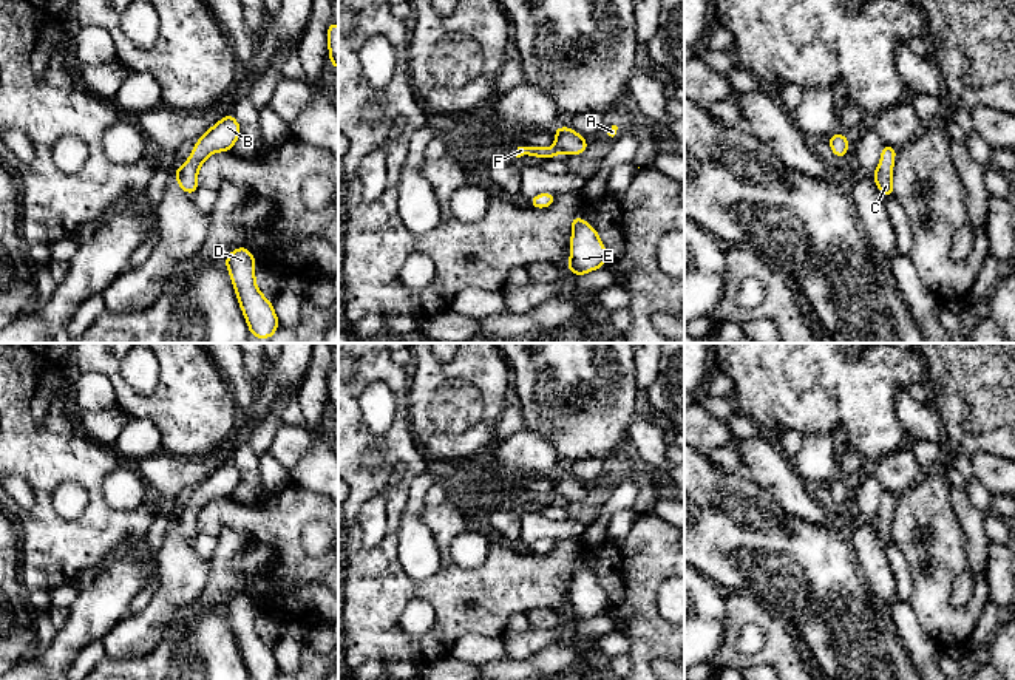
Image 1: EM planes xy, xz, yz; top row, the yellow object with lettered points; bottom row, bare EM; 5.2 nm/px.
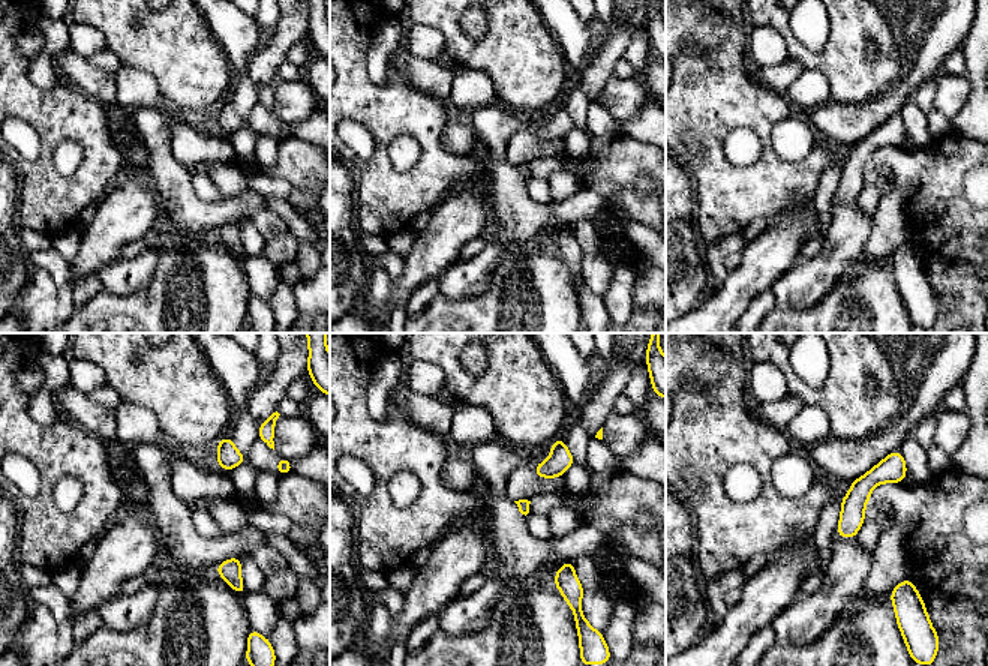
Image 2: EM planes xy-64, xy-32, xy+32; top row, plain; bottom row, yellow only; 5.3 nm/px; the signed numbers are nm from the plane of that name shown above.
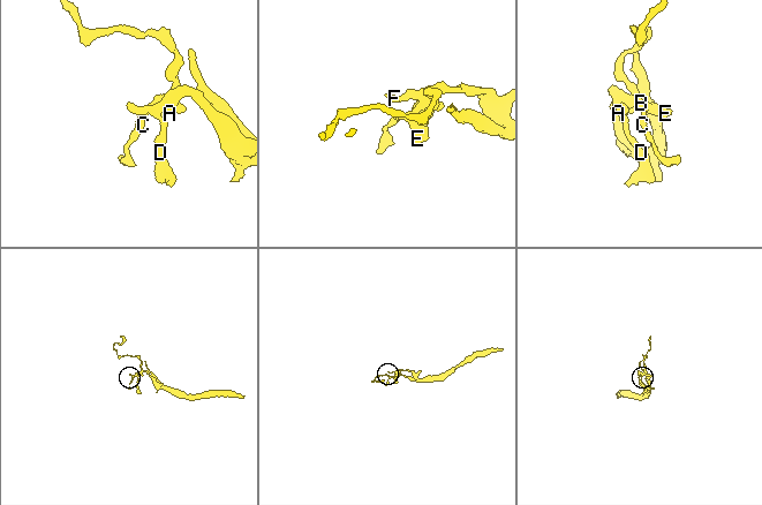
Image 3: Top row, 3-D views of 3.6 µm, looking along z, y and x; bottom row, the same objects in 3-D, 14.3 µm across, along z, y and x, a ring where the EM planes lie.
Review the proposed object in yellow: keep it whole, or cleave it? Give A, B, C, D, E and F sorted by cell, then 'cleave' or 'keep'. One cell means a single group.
A B C D E F; keep

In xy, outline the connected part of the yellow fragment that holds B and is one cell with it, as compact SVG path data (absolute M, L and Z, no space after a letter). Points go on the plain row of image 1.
M232 459L226 461L218 470L209 474L193 493L187 508L175 515L178 532L188 541L195 541L198 535L198 516L205 505L218 498L232 498L241 473Z

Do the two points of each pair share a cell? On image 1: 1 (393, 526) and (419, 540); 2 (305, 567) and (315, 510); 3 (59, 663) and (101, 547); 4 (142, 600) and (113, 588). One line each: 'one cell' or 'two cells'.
1: two cells
2: one cell
3: two cells
4: two cells

